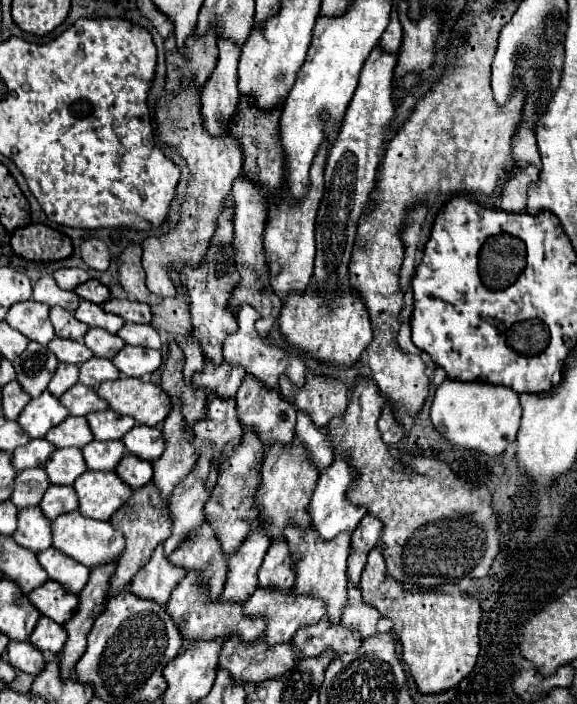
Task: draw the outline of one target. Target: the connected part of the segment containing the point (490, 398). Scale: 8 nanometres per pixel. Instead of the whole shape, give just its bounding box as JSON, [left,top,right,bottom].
[431,379,519,455]

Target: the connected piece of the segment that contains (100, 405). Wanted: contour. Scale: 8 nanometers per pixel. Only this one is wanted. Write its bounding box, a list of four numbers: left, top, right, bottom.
[61,383,109,415]

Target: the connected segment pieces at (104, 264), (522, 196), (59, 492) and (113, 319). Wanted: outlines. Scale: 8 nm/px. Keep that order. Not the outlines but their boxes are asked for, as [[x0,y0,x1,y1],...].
[[81,239,111,271],[501,167,537,213],[39,485,77,519],[75,301,125,333]]

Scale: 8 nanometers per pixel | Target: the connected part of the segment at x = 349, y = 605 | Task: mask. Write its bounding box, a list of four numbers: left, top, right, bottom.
[341,583,381,637]

